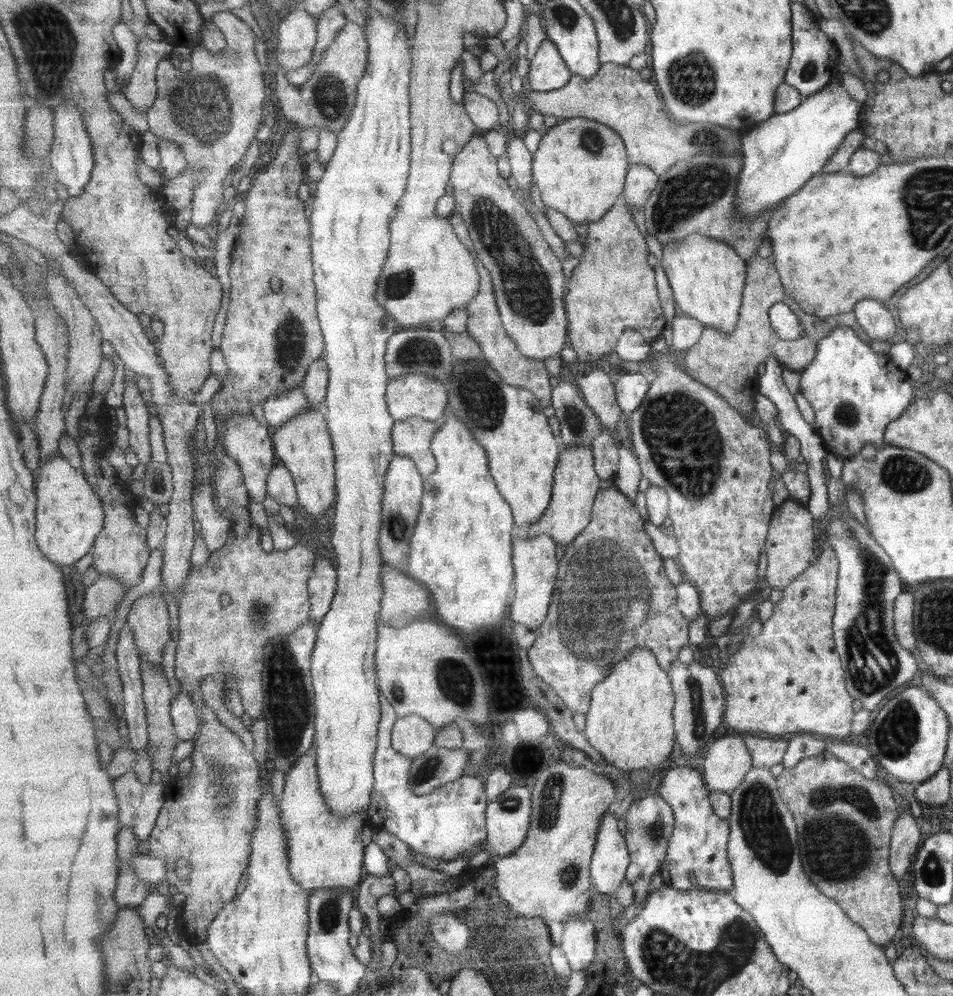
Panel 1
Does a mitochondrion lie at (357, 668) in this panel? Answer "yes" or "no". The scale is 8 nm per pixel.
no

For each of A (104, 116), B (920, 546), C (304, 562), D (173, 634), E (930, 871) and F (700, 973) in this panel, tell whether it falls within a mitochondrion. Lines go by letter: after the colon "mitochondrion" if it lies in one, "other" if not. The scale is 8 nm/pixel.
A: other
B: other
C: other
D: other
E: mitochondrion
F: mitochondrion

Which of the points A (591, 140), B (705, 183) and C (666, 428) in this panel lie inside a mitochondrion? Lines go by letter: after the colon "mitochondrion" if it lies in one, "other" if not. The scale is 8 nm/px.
A: mitochondrion
B: mitochondrion
C: mitochondrion

